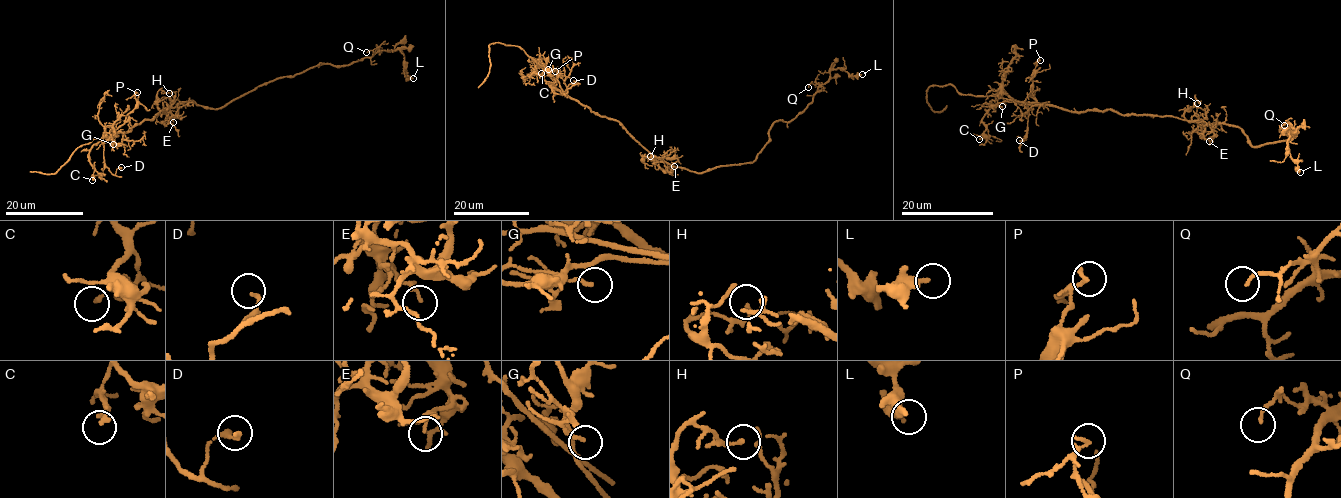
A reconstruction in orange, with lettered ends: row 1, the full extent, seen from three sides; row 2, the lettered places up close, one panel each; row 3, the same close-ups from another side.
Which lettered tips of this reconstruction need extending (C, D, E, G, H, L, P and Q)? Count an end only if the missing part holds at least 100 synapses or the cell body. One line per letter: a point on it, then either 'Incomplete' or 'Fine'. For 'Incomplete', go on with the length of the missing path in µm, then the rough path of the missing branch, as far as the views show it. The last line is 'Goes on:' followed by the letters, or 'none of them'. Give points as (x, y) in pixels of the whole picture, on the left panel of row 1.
C: Place: (92, 180). Fine
D: Place: (121, 167). Fine
E: Place: (173, 122). Fine
G: Place: (113, 144). Fine
H: Place: (169, 93). Fine
L: Place: (413, 78). Fine
P: Place: (137, 92). Fine
Q: Place: (366, 52). Fine
Goes on: none of them

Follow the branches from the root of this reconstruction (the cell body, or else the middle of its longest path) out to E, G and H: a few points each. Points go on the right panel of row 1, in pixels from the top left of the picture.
E: (1203, 123), (1197, 121), (1214, 133), (1209, 141)
G: (1203, 123), (1176, 117), (1120, 114), (1109, 110), (1077, 112), (1013, 100), (996, 105), (1002, 106)
H: (1203, 123), (1187, 120), (1184, 115), (1193, 105), (1195, 96), (1197, 103)

